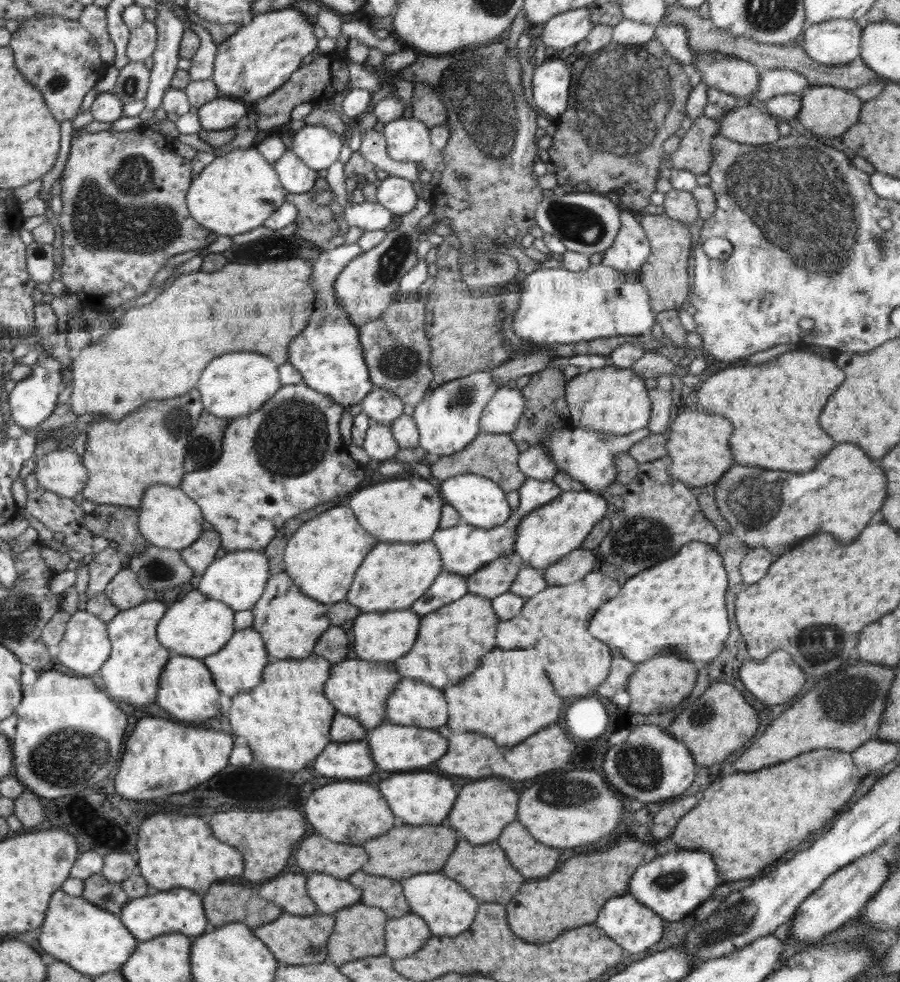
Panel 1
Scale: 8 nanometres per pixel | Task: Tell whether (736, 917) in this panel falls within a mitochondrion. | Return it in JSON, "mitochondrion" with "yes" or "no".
{"mitochondrion":"yes"}

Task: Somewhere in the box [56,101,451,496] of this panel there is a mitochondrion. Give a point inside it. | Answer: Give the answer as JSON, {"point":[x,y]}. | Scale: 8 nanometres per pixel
{"point":[116,215]}

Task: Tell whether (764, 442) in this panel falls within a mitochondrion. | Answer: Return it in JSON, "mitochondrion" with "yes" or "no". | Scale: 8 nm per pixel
{"mitochondrion":"no"}

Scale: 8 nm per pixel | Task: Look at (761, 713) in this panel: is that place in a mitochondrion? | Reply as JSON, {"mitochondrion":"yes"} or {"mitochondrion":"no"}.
{"mitochondrion":"no"}

